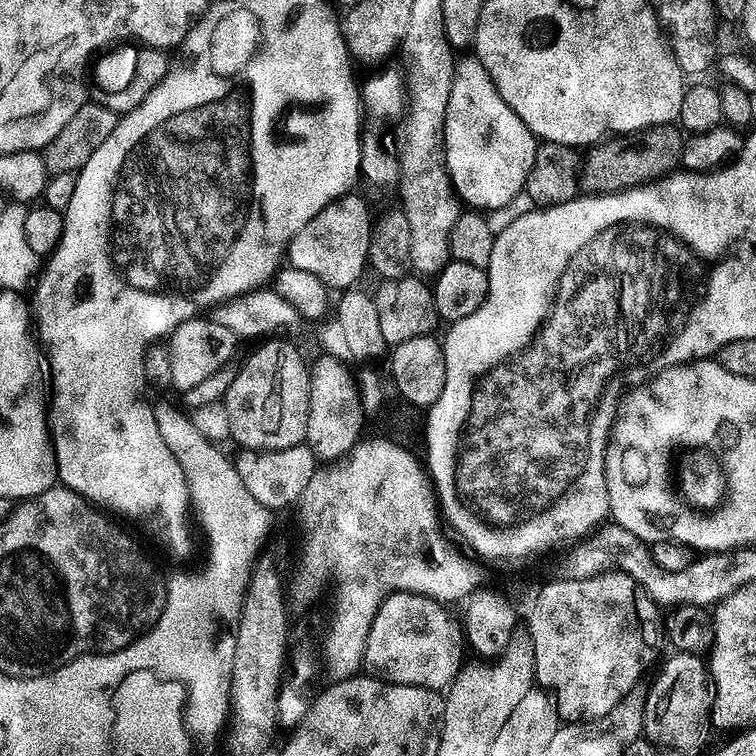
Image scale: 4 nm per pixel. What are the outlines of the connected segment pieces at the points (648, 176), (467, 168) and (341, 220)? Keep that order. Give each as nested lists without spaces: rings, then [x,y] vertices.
[[[675,123],[656,124],[652,128],[643,128],[641,132],[605,138],[587,149],[588,156],[586,152],[580,172],[581,187],[585,193],[605,196],[660,180],[677,171],[685,139],[685,133]]]
[[[468,54],[465,60],[460,58],[455,61],[452,89],[449,94],[449,104],[446,106],[444,140],[445,166],[453,193],[469,209],[501,208],[506,206],[506,202],[510,202],[519,192],[525,191],[528,175],[534,166],[538,138],[526,126],[526,122],[522,122],[522,118],[518,118],[514,110],[510,110],[502,94],[498,94],[490,74],[486,74],[482,62],[477,60],[475,55]]]
[[[345,194],[330,201],[289,242],[286,260],[298,270],[318,274],[329,289],[343,290],[353,287],[356,280],[369,267],[368,251],[374,231],[374,218],[368,213],[368,204],[360,196]]]

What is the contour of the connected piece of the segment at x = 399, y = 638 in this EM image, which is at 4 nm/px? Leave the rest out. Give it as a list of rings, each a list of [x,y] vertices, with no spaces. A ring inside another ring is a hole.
[[[392,590],[387,593],[374,614],[370,632],[364,646],[363,663],[369,673],[389,680],[392,684],[409,684],[437,690],[447,689],[453,678],[460,673],[466,657],[466,637],[461,625],[452,621],[445,605],[432,600],[423,592],[404,592]]]

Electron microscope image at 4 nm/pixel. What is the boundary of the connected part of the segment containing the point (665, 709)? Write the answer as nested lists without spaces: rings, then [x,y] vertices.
[[[673,651],[671,655],[661,666],[652,688],[647,689],[643,735],[669,750],[700,748],[704,735],[710,732],[710,673],[695,652]]]

